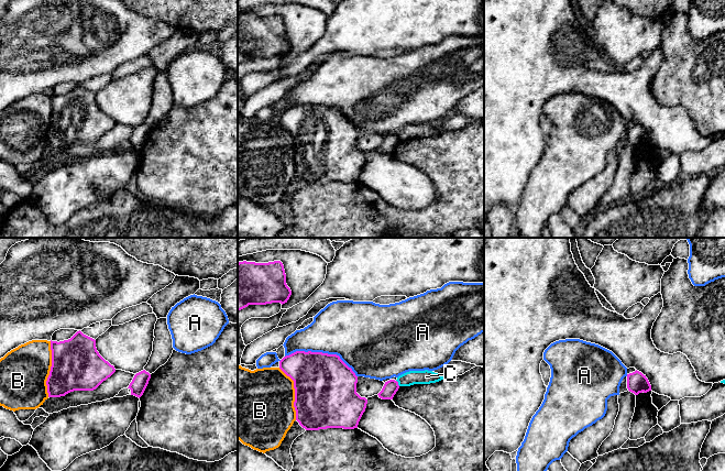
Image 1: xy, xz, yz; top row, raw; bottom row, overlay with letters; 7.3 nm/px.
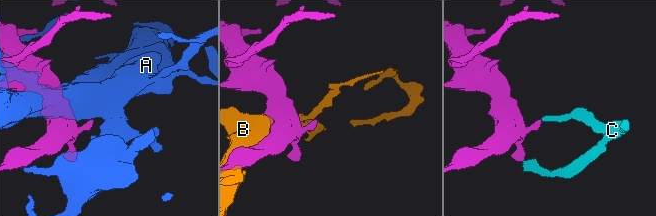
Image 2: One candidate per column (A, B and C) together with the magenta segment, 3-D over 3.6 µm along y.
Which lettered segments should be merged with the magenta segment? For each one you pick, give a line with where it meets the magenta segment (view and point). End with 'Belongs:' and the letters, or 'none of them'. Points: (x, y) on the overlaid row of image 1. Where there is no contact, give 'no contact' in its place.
Belongs: none of them

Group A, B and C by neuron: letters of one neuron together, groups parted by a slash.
A / B / C

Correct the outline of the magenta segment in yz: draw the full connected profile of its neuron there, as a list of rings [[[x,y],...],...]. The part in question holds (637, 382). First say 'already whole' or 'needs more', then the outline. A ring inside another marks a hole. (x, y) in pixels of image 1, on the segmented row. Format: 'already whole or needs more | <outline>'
already whole | [[[636,370],[635,372],[627,374],[627,388],[629,392],[638,395],[639,393],[651,391],[651,385],[646,375]]]

